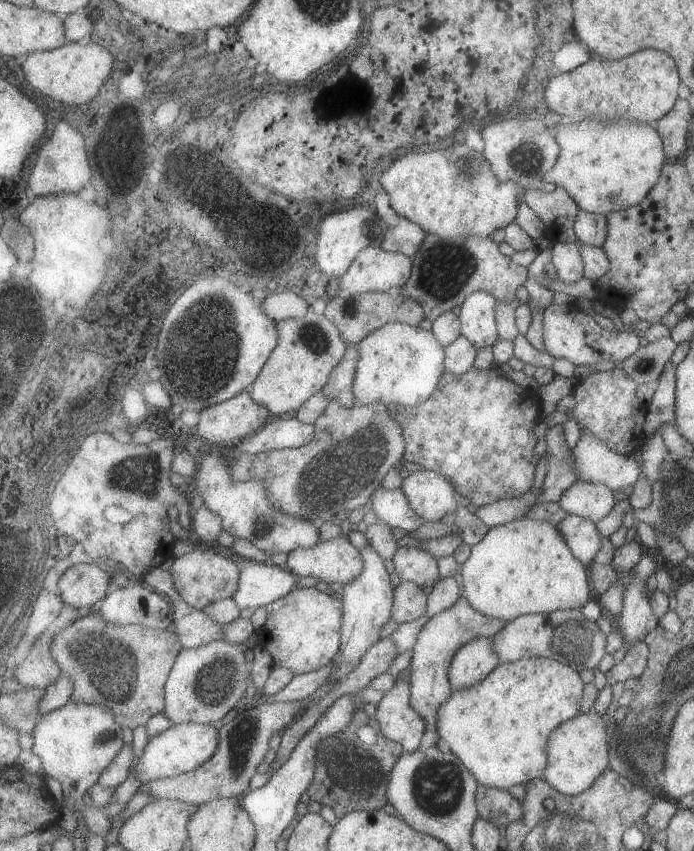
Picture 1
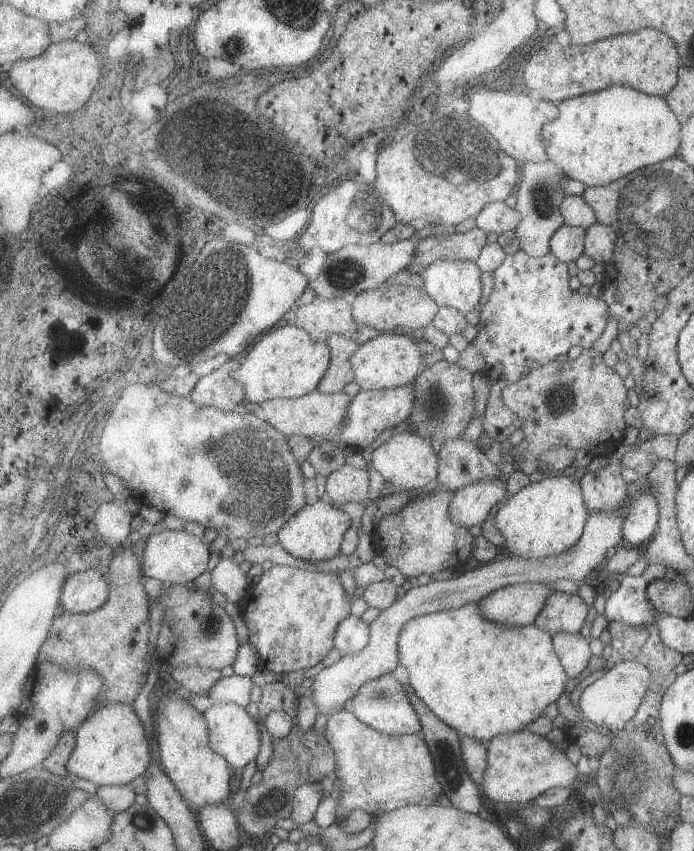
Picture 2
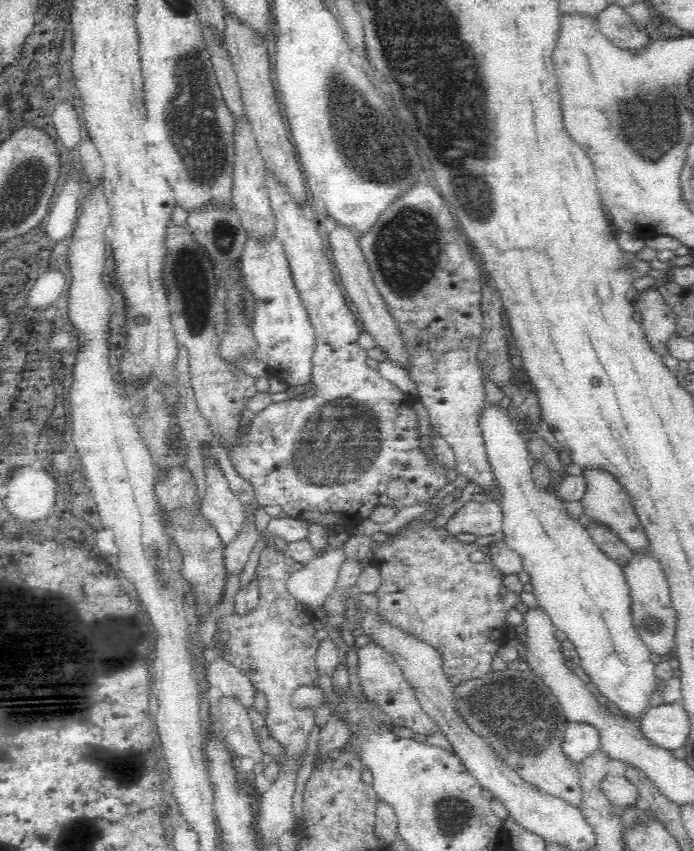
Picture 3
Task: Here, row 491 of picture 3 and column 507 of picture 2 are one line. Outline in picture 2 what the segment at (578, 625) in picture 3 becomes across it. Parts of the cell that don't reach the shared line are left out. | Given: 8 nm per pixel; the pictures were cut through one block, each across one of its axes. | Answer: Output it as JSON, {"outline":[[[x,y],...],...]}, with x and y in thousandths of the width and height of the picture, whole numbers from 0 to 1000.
{"outline":[[[797,559],[764,566],[745,579],[738,579],[723,593],[712,612],[728,630],[728,644],[738,655],[780,658],[823,646],[840,630],[849,611],[837,565],[824,559]]]}

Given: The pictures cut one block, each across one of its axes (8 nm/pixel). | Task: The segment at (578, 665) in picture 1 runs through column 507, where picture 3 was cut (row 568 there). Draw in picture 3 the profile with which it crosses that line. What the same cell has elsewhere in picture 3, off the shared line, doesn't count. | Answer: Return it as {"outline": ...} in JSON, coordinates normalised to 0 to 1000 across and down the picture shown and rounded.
{"outline":[[[912,651],[911,658],[905,660],[898,672],[908,691],[911,727],[918,746],[939,769],[960,773],[960,769],[971,761],[976,722],[970,714],[965,690],[963,690],[952,664],[934,651]]]}

